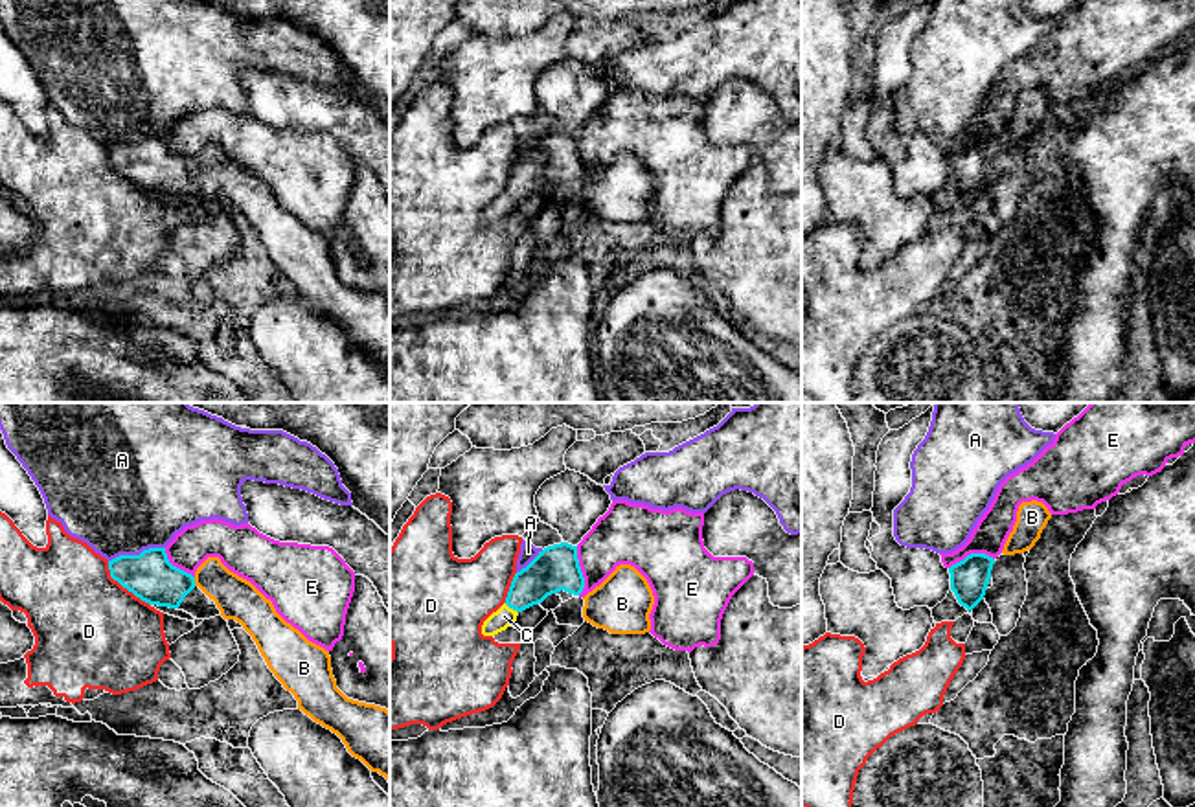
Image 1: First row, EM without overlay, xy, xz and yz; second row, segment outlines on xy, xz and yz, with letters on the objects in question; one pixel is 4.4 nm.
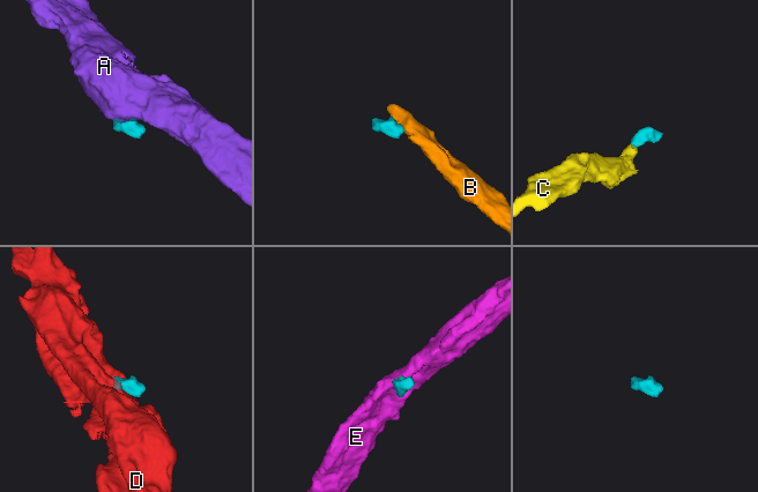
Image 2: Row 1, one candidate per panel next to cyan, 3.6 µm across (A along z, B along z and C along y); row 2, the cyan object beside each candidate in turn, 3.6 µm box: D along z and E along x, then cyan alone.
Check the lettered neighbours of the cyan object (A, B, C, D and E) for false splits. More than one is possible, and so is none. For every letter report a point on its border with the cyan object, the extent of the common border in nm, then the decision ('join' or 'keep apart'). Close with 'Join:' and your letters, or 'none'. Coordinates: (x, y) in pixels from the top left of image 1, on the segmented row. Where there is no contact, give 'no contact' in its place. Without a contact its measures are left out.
A: meets cyan in xy at (136, 556); contact 260 nm long; keep apart
B: meets cyan in xy at (193, 581); contact 40 nm long; join
C: meets cyan in xz at (512, 607); contact 80 nm long; join
D: meets cyan in xy at (124, 587); contact 280 nm long; keep apart
E: meets cyan in xz at (580, 570); contact 220 nm long; keep apart
Join: B, C

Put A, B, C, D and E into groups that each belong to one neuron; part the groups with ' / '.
A / B C / D / E

